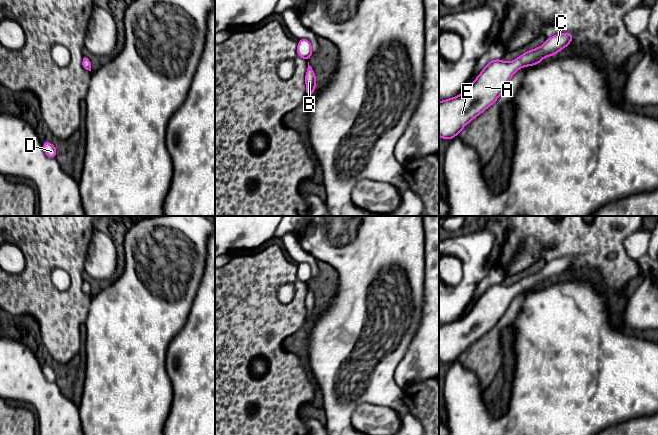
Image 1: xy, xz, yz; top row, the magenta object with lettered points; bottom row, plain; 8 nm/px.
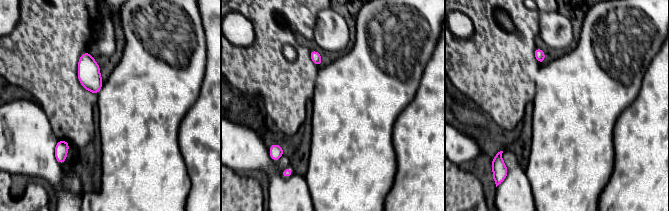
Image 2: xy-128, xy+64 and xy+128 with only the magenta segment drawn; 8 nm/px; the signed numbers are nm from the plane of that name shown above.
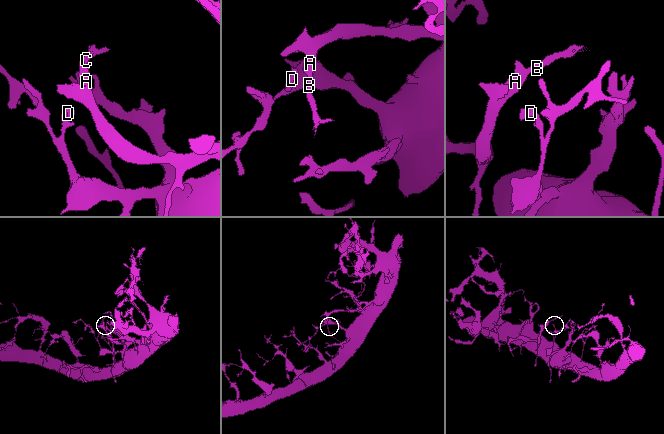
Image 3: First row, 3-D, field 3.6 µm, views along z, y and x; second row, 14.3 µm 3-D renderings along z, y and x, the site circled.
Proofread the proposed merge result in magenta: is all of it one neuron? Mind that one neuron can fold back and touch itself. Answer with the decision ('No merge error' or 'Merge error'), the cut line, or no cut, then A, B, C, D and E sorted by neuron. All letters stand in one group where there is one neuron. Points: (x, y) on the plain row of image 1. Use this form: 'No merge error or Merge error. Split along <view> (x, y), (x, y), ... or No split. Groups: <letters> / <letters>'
No merge error. No split. Groups: A B C D E

